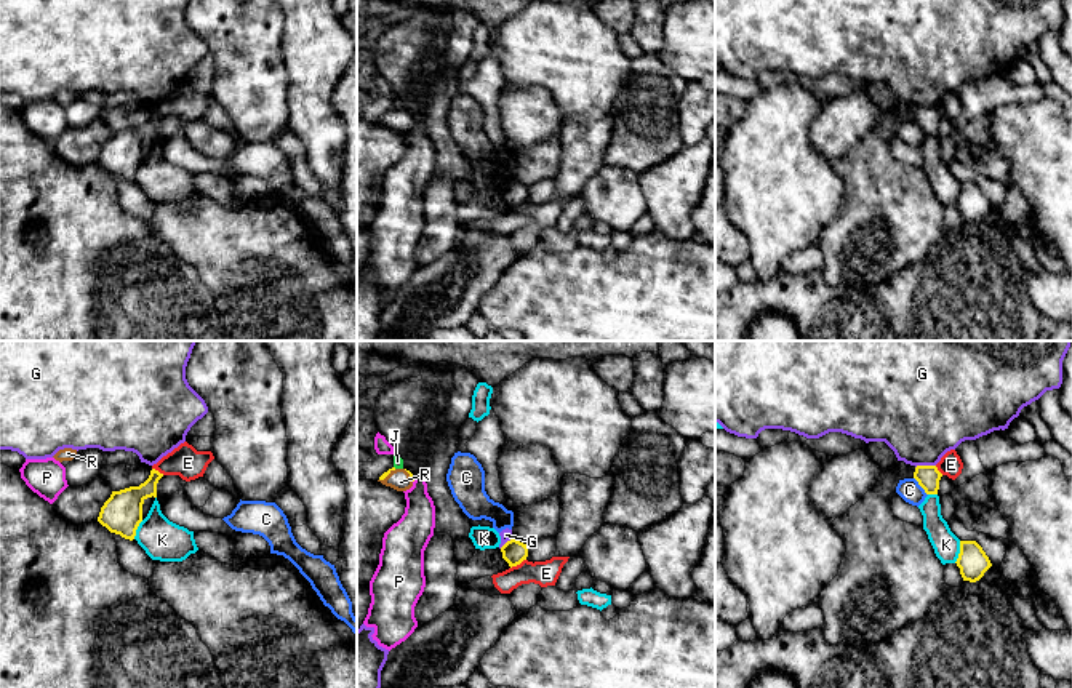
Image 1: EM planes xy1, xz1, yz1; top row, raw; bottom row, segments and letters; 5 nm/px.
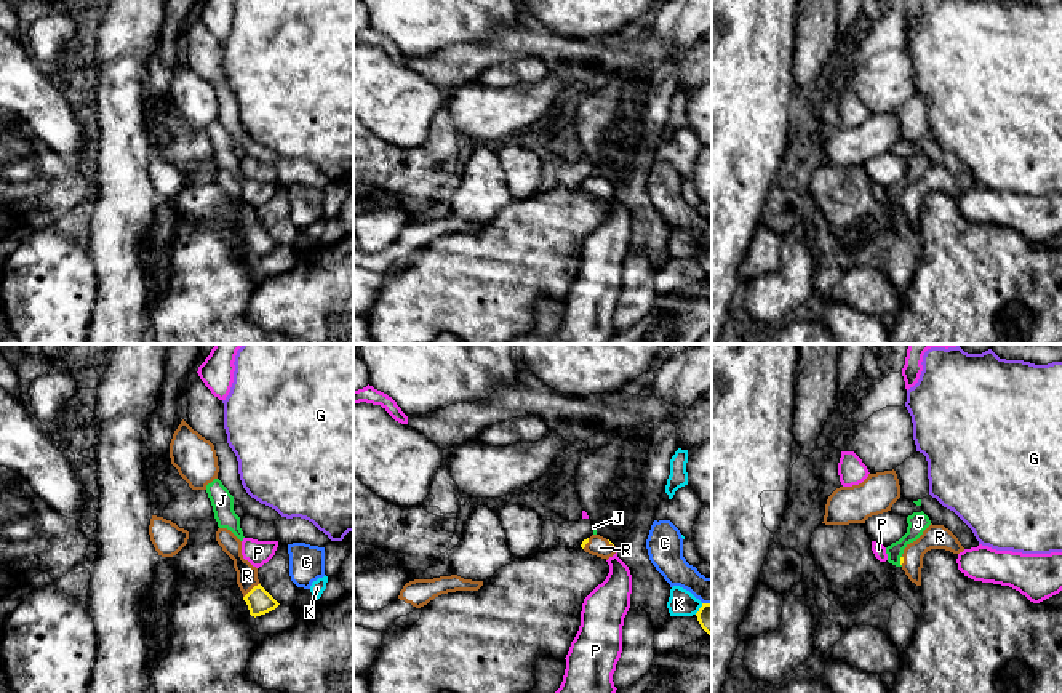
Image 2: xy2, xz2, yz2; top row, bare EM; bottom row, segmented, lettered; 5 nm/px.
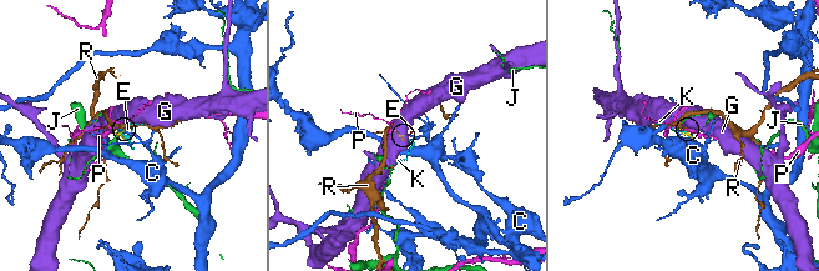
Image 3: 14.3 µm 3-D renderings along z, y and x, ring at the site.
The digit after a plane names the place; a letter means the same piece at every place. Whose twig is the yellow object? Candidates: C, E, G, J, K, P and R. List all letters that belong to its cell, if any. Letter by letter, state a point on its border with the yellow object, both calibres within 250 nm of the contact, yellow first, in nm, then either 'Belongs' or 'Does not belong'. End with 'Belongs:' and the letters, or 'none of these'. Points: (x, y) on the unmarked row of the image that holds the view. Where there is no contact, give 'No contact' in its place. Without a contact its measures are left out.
C: Touches yellow at yz1 (920, 127). Thickness 120 nm (yellow) against 110 nm. Does not belong
E: Touches yellow at xz1 (517, 205). Thickness 120 nm (yellow) against 130 nm. Does not belong
G: Touches yellow at yz1 (925, 108). Thickness 120 nm (yellow) against 440 nm. Does not belong
J: Touches yellow at yz2 (901, 202). Thickness 20 nm (yellow) against 100 nm. Does not belong
K: Touches yellow at yz1 (960, 194). Thickness 150 nm (yellow) against 140 nm. Does not belong
P: Touches yellow at xz1 (413, 120). Thickness 20 nm (yellow) against 180 nm. Does not belong
R: Touches yellow at xy2 (251, 231). Thickness 130 nm (yellow) against 110 nm. Belongs
Belongs: R

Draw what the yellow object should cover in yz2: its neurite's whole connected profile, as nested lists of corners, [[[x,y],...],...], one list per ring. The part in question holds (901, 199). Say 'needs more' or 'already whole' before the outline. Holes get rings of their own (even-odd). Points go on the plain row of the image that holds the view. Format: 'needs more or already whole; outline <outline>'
needs more; outline [[[929,166],[923,176],[907,186],[900,198],[900,206],[912,224],[921,227],[923,198],[931,190],[945,190],[953,195],[964,192],[958,179],[944,166]]]

